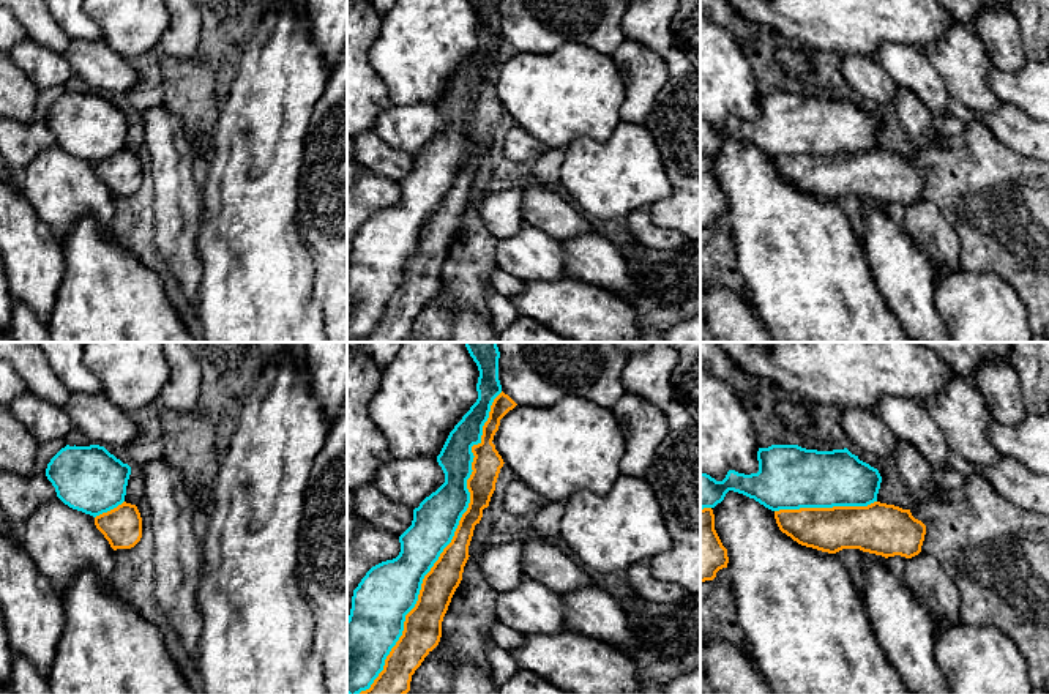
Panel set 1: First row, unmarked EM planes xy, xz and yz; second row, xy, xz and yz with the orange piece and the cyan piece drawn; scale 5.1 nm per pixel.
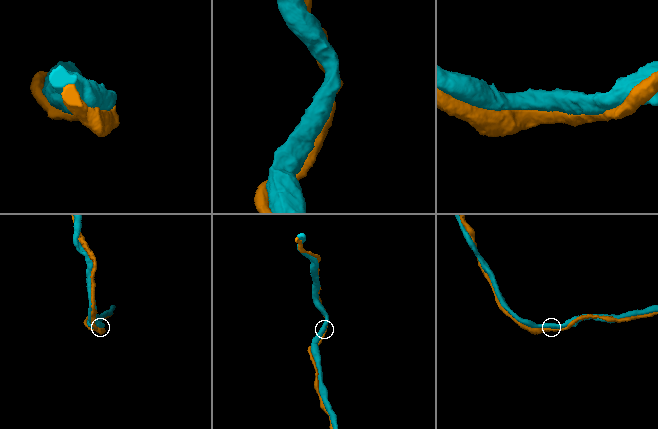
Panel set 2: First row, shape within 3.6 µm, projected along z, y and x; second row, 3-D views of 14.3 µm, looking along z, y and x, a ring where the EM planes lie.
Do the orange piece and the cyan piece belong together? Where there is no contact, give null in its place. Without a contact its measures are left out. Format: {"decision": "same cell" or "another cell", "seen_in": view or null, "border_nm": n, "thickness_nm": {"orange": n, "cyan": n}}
{"decision": "same cell", "seen_in": "xz", "border_nm": 1700, "thickness_nm": {"orange": 170, "cyan": 220}}

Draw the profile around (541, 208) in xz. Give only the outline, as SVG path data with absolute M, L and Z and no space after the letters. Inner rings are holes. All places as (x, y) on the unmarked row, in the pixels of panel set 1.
M547 186L522 189L524 221L563 243L595 232L582 211L565 202Z

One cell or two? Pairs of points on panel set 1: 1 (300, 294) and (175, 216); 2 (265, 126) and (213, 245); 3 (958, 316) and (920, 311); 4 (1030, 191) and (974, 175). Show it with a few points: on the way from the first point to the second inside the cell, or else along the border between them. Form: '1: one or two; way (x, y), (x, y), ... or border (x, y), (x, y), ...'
1: two; border (199, 193), (201, 226), (196, 251), (202, 267)
2: one; way (259, 156), (259, 177), (243, 215)
3: two; border (933, 278), (934, 305), (947, 325)
4: one; way (1016, 180), (988, 179)

